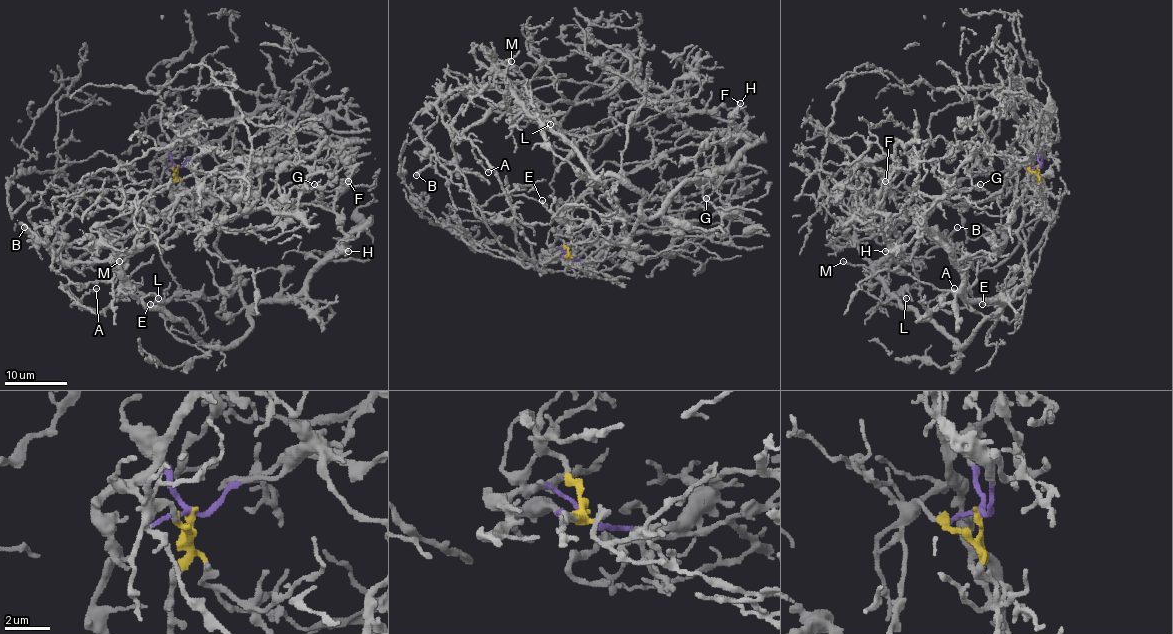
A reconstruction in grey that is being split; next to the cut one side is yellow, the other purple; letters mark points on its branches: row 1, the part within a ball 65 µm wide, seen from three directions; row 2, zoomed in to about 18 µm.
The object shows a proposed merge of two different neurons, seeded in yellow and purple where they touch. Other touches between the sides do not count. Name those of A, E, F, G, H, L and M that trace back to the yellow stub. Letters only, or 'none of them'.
A

